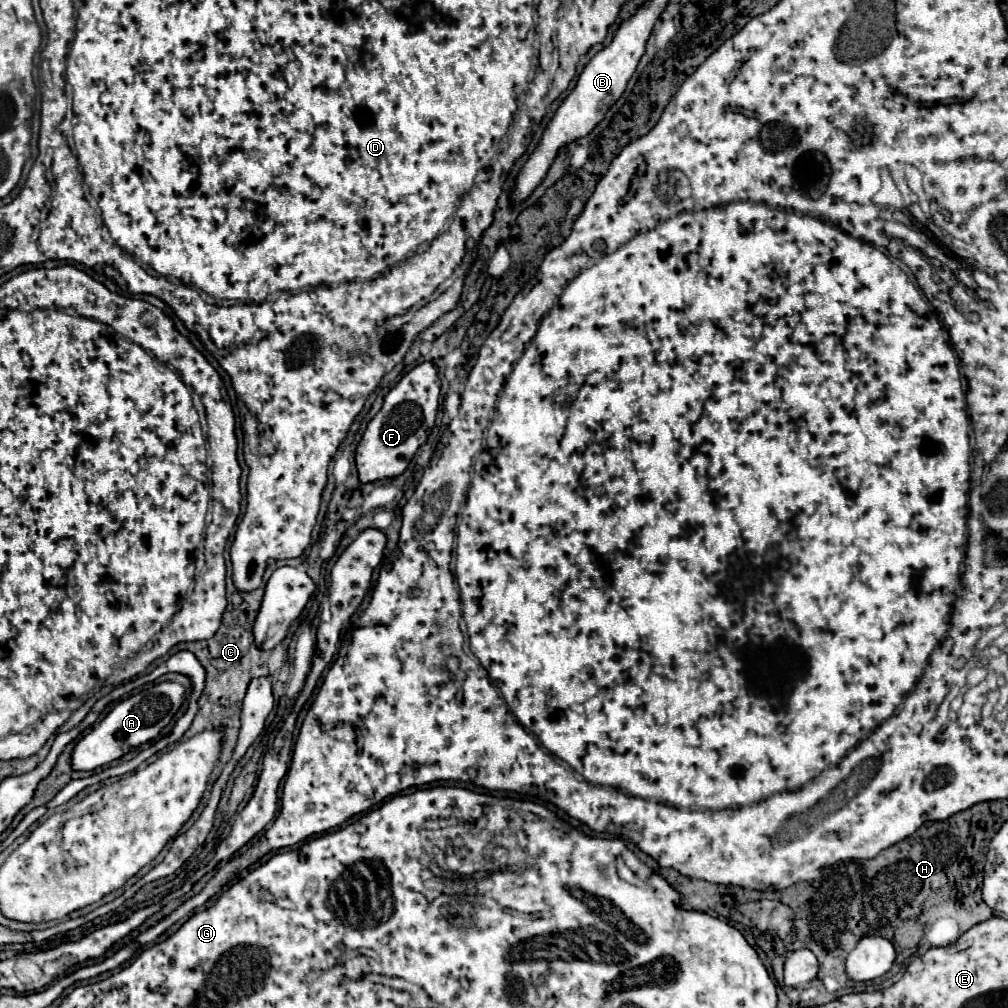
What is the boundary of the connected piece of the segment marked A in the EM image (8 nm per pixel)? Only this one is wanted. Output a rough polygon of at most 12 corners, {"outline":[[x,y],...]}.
{"outline":[[184,689],[134,693],[74,747],[74,771],[94,771],[144,745],[174,719]]}

